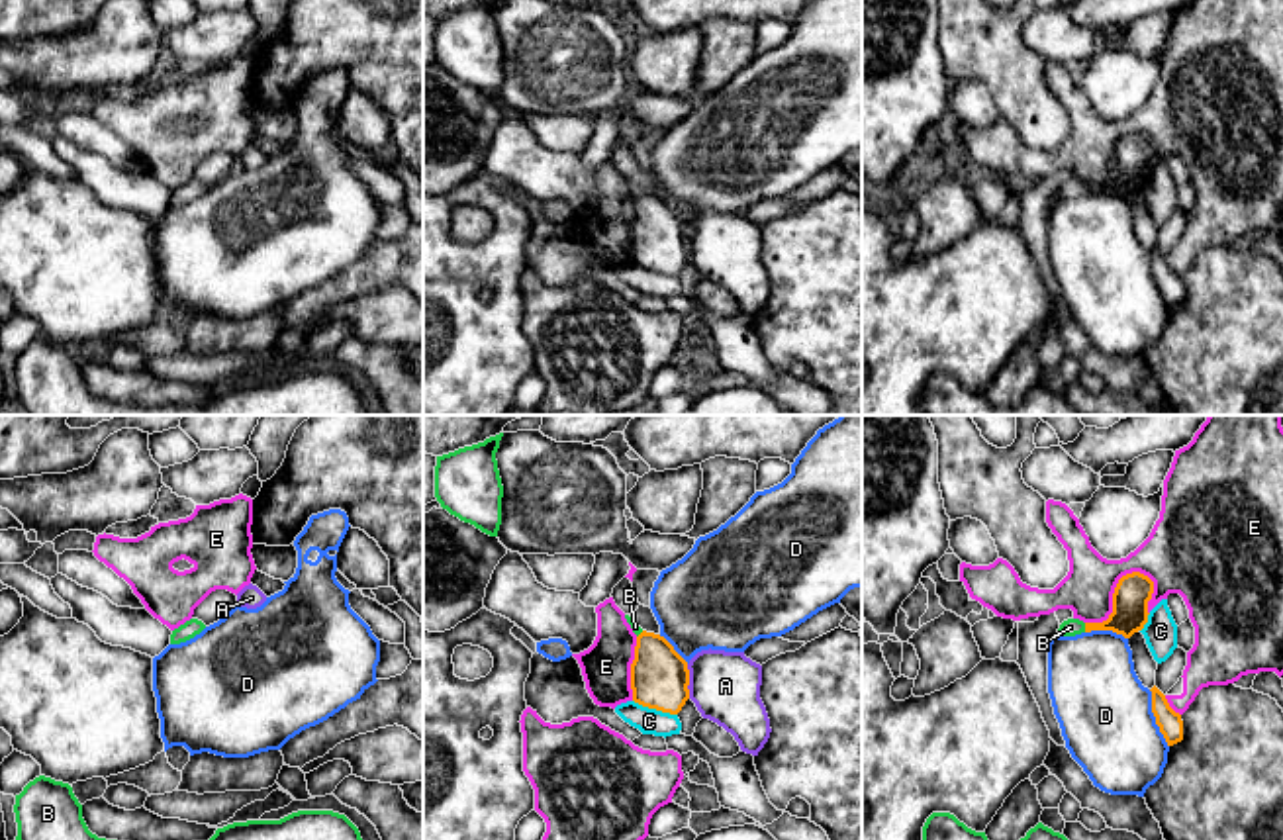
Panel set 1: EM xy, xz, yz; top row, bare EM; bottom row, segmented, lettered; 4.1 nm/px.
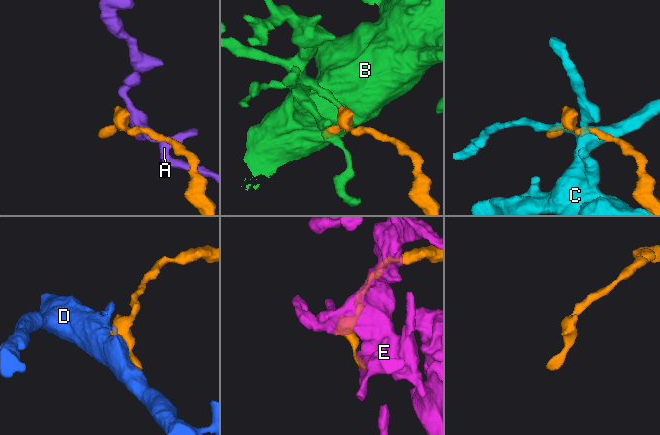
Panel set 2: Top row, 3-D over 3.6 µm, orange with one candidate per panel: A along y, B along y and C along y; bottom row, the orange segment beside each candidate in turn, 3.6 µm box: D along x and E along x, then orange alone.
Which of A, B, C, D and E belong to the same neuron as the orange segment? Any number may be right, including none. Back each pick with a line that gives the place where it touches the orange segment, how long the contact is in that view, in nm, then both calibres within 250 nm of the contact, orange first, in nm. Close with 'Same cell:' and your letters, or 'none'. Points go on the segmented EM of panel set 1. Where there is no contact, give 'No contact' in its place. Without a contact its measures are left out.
B: Touches orange at yz (1086, 627). Shared border 40 nm. Thickness 150 nm (orange) against 70 nm
Same cell: B

